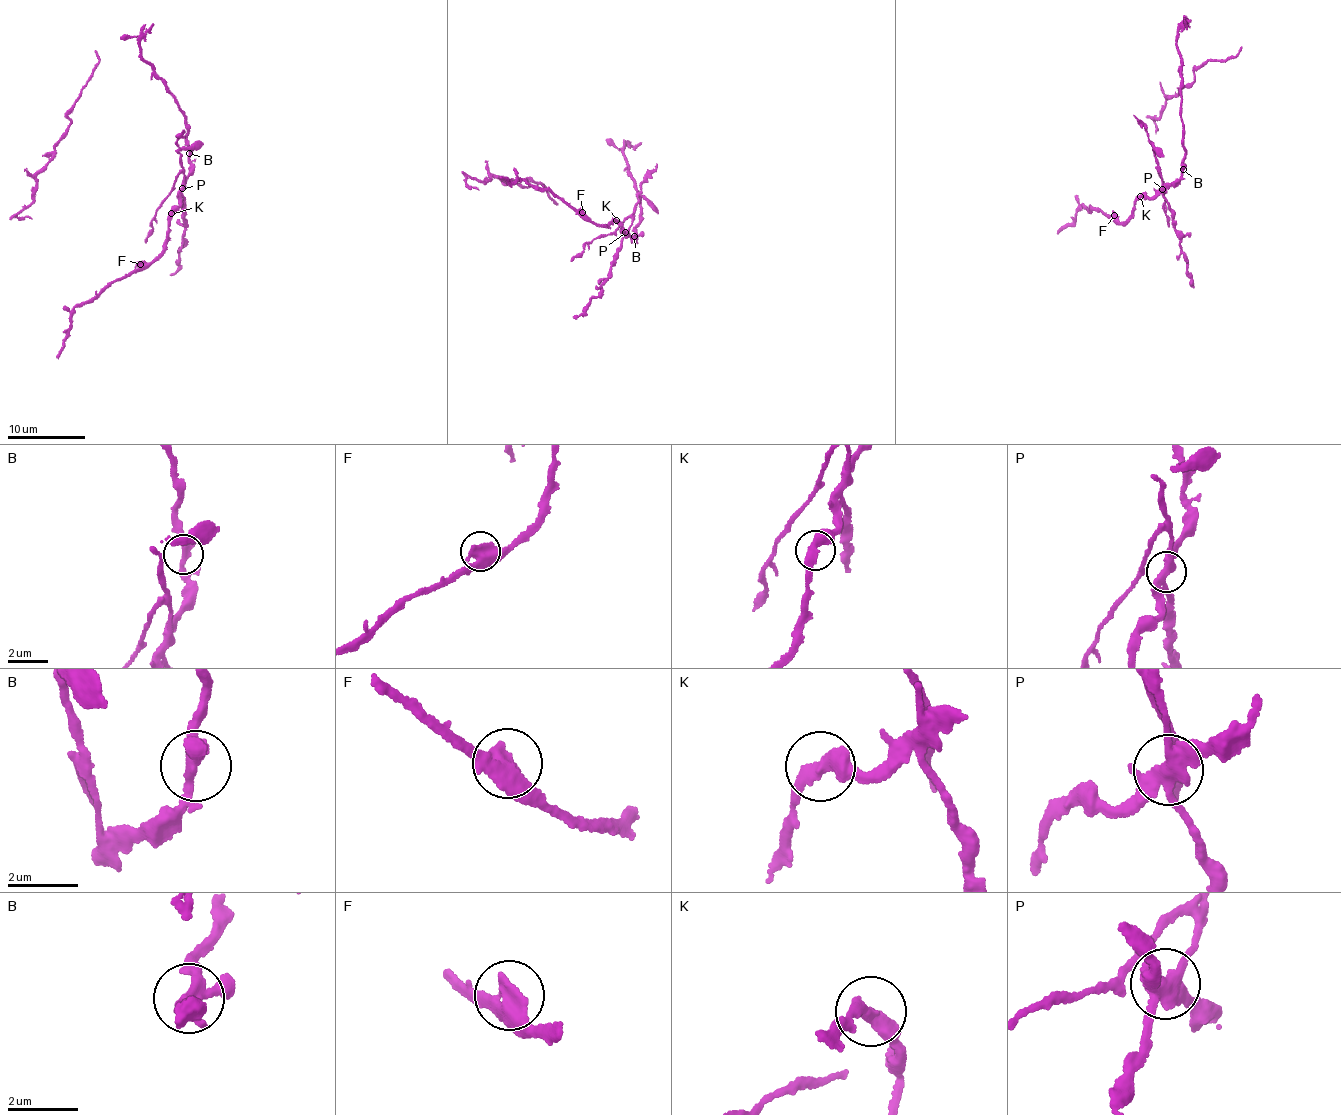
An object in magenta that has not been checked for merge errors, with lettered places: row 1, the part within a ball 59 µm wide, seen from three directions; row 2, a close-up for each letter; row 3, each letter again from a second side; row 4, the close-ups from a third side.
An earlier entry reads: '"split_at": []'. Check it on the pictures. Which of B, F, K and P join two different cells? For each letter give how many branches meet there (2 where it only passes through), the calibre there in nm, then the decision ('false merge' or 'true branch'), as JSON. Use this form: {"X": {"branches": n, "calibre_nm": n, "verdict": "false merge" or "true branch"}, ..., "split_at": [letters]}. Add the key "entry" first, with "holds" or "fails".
{"entry": "fails", "B": {"branches": 4, "calibre_nm": 280, "verdict": "true branch"}, "F": {"branches": 2, "calibre_nm": 480, "verdict": "true branch"}, "K": {"branches": 2, "calibre_nm": 380, "verdict": "true branch"}, "P": {"branches": 4, "calibre_nm": 380, "verdict": "false merge"}, "split_at": ["P"]}

